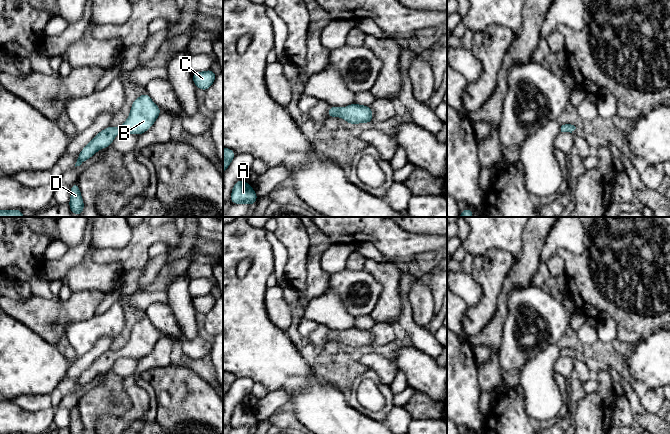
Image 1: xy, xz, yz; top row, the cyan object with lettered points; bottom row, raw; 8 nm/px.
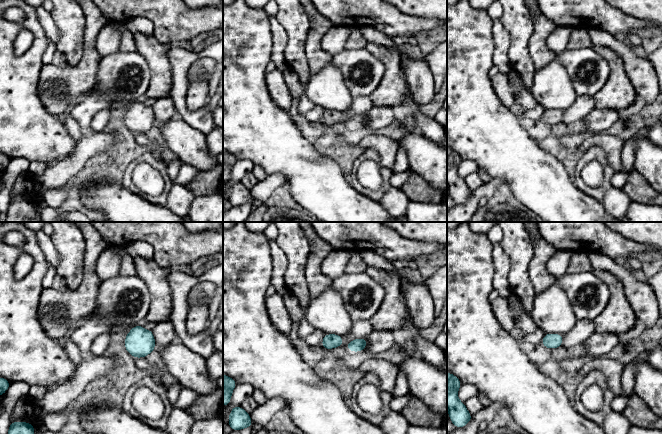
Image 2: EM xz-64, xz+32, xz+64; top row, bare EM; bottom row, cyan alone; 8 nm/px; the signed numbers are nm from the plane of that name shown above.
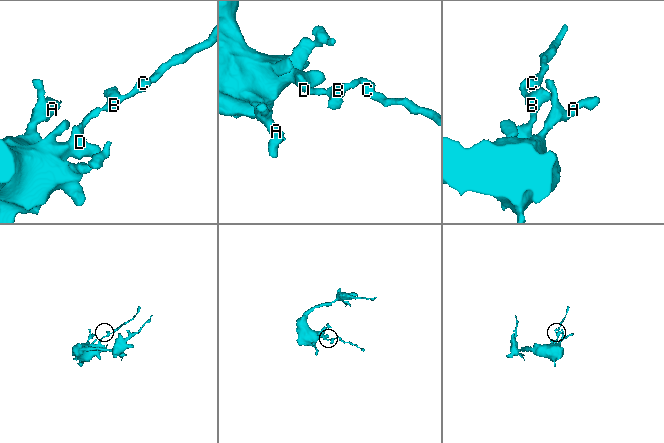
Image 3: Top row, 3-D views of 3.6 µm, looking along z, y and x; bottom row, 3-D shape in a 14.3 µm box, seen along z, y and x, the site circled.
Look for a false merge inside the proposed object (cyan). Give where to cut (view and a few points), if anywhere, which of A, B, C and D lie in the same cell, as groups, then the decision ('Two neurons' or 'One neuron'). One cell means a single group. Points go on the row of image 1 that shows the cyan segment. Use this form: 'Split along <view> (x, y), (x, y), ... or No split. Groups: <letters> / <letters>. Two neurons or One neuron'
No split. Groups: A B C D. One neuron

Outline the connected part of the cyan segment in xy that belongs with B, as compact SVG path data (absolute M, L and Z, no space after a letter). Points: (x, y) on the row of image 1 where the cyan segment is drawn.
M147 92L143 93L134 100L129 117L119 128L108 126L82 149L78 154L75 167L91 158L98 150L109 147L120 132L143 134L152 127L160 114L161 109L151 100Z

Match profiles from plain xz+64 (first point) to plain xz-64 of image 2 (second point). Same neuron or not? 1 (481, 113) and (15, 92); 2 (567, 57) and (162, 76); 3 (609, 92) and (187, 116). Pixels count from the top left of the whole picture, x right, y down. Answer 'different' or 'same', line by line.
1: same
2: different
3: different

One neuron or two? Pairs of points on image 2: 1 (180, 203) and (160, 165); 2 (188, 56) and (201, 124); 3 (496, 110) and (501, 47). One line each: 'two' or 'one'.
1: two
2: one
3: two

